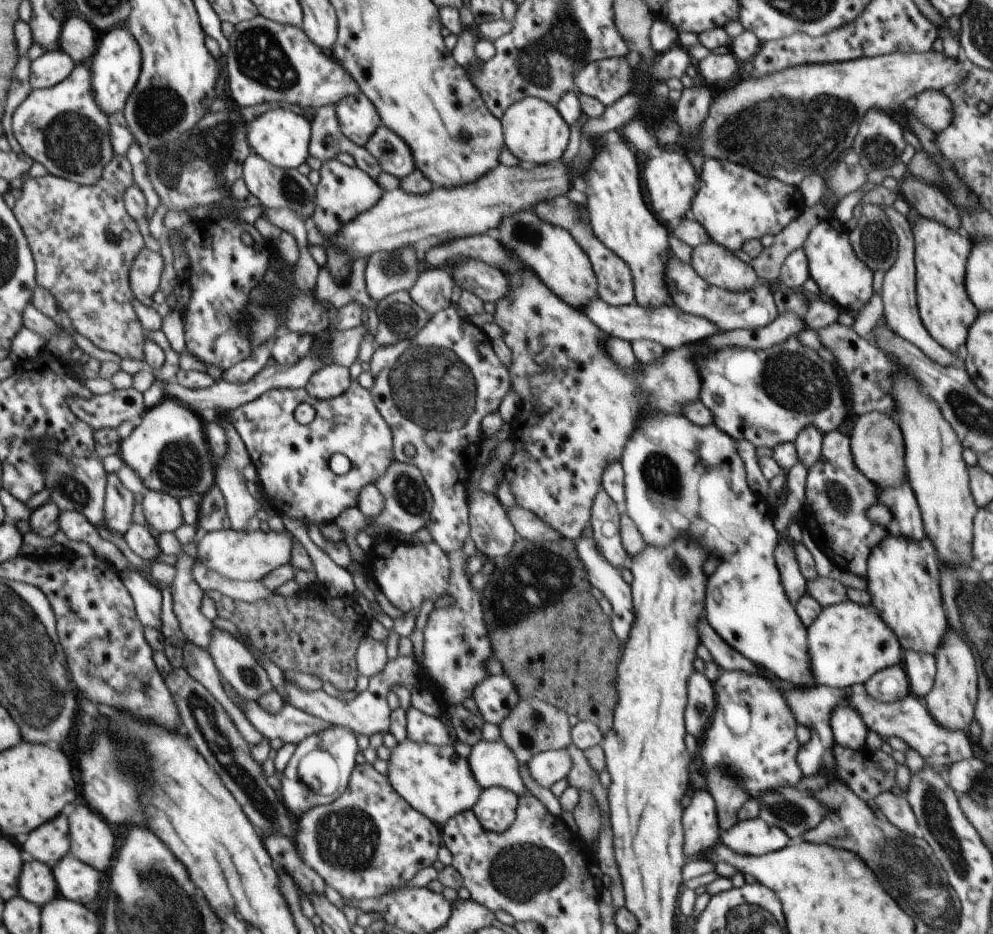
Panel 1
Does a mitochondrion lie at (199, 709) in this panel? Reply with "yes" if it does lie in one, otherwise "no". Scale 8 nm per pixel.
yes

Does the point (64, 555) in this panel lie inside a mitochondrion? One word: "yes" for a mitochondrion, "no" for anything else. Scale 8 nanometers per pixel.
no

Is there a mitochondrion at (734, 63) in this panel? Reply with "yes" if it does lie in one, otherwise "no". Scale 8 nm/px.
no

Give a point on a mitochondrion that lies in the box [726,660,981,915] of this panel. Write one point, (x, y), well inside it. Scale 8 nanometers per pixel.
(939, 820)

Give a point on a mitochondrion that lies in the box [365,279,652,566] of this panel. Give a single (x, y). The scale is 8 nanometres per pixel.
(432, 386)

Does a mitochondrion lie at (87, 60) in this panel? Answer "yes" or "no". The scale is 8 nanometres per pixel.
no

